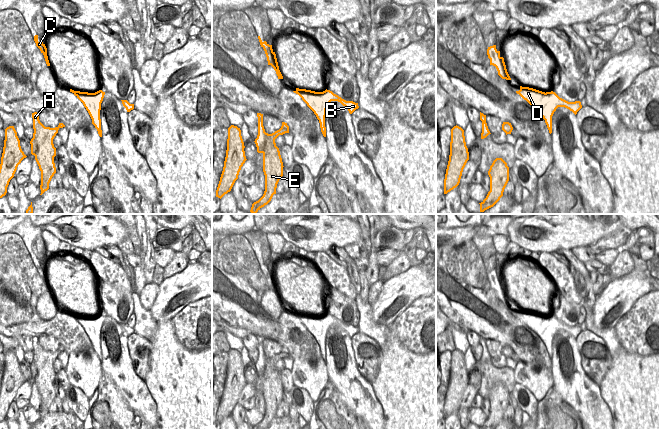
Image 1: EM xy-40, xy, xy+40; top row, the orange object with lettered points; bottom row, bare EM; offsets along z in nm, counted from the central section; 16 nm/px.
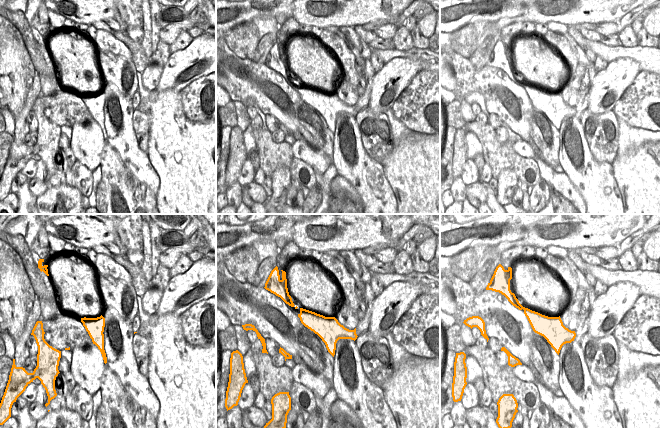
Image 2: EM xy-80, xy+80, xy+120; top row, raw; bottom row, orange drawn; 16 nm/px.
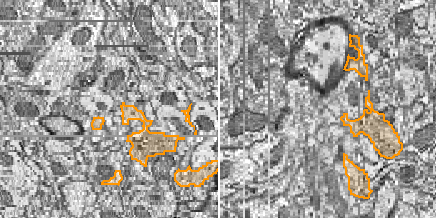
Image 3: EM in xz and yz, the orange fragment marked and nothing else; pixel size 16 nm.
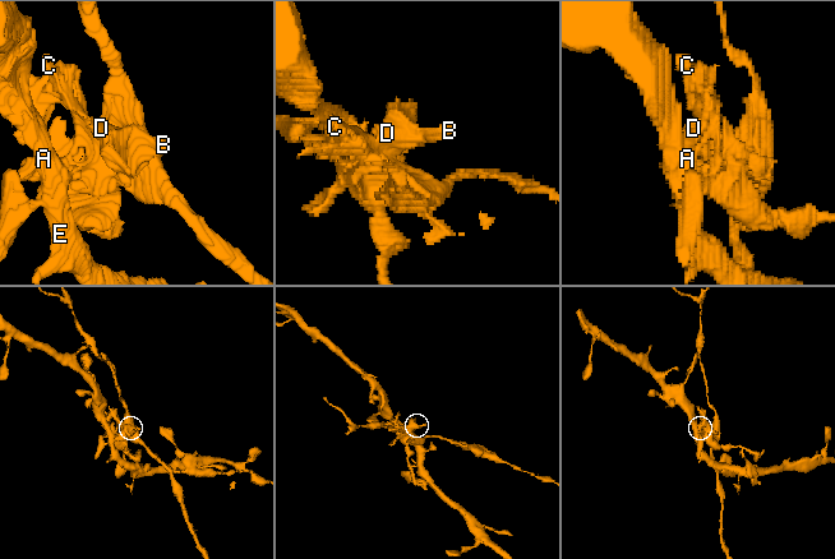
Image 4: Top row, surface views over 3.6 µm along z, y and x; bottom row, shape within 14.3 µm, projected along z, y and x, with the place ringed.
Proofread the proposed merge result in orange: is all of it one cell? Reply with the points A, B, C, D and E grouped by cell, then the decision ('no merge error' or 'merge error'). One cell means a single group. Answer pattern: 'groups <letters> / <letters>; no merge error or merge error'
groups A E / B C D; merge error

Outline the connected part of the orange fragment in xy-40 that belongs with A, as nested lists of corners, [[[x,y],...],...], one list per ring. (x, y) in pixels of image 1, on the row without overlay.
[[[32,337],[33,342],[33,362],[30,365],[31,378],[35,380],[35,384],[41,395],[41,418],[49,413],[49,407],[56,397],[54,381],[56,380],[56,372],[53,363],[58,357],[59,351],[45,351],[39,344],[39,337]]]

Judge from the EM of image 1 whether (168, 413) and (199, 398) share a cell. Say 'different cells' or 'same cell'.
same cell

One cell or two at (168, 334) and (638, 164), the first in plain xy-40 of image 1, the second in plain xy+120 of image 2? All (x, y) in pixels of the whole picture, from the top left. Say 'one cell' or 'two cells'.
one cell

